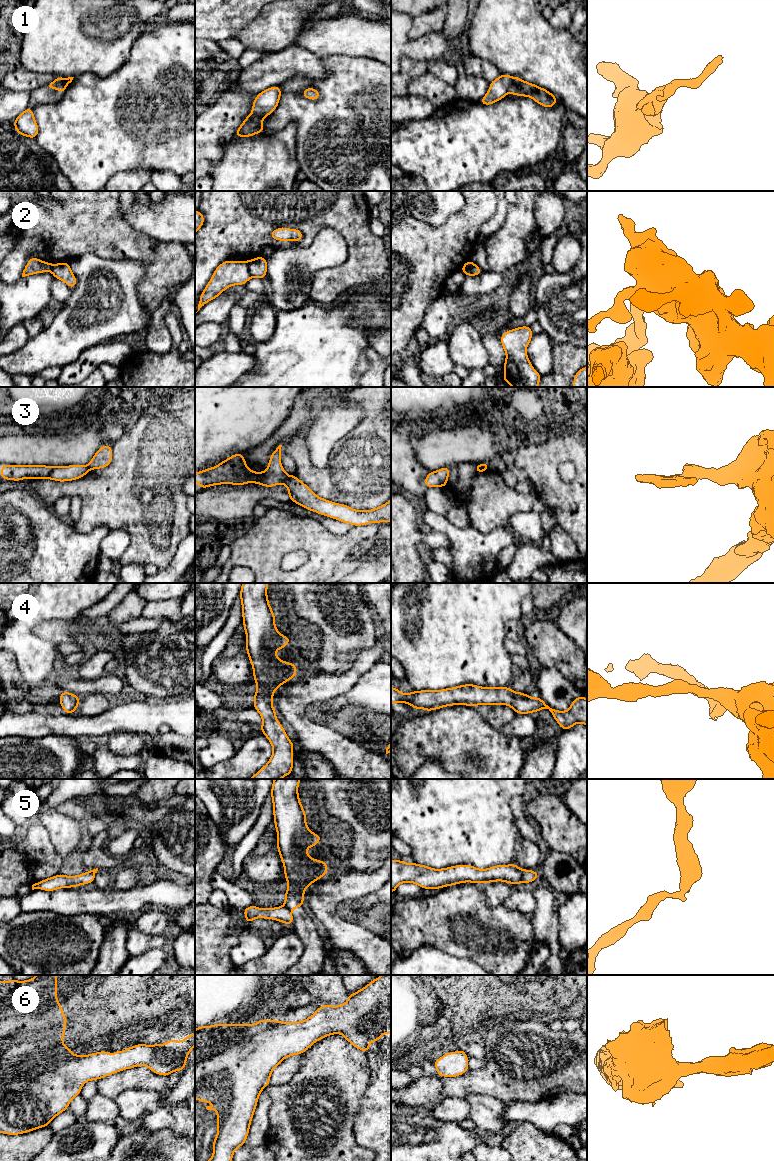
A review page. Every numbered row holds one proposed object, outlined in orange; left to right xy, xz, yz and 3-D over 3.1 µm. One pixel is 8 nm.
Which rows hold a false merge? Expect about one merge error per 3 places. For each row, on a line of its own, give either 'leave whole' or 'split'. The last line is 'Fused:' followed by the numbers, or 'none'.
1: split
2: split
3: split
4: leave whole
5: split
6: leave whole
Fused: 1, 2, 3, 5

